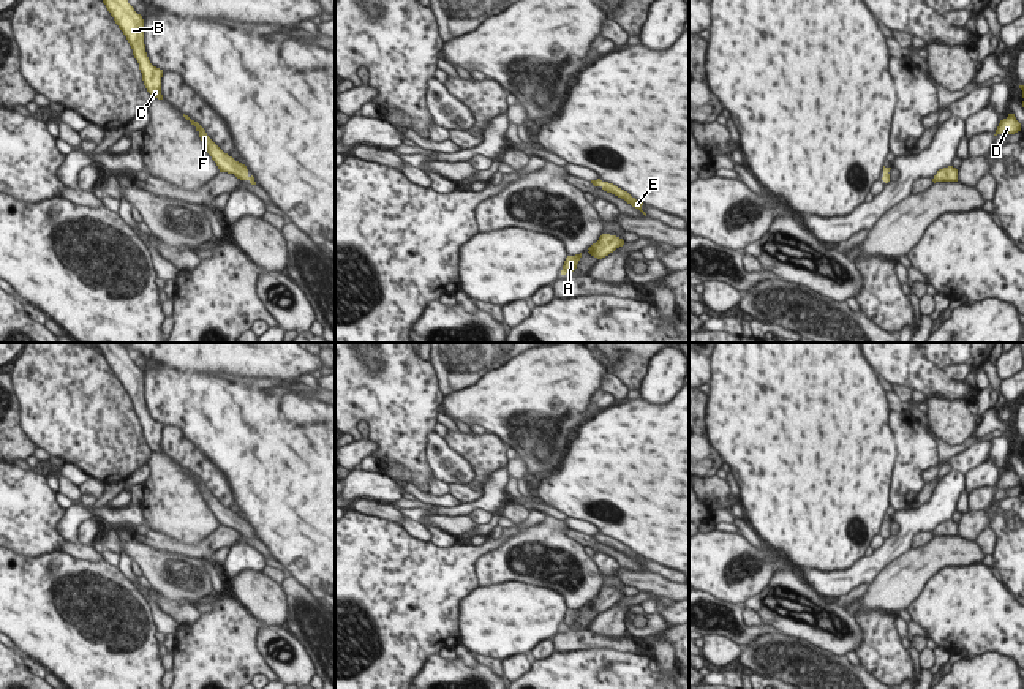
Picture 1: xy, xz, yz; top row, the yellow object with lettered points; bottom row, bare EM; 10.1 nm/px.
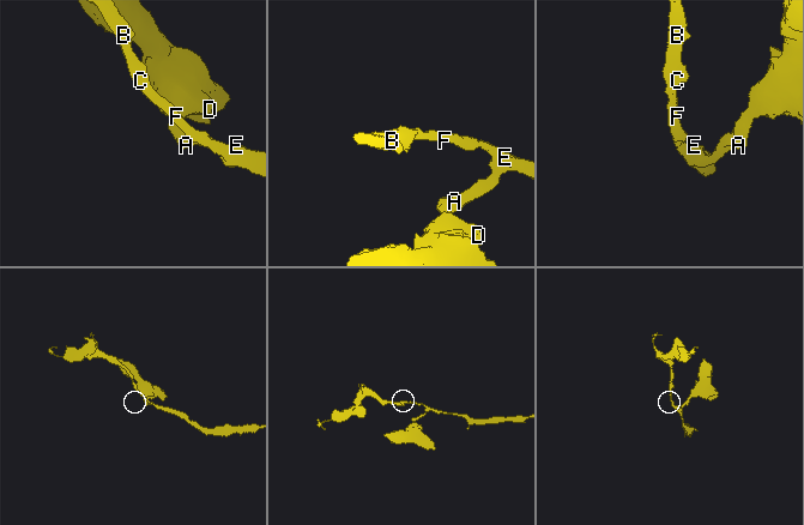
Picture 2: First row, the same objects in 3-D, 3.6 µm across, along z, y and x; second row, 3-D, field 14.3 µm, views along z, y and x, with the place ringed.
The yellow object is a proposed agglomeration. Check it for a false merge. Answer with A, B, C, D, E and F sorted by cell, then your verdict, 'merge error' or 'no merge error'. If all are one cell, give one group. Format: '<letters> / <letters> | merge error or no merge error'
A B C D E F | no merge error

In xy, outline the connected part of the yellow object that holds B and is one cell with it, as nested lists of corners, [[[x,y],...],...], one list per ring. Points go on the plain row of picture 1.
[[[90,343],[101,349],[103,357],[114,371],[119,382],[126,390],[133,409],[139,417],[142,435],[152,452],[163,454],[161,431],[163,424],[153,420],[147,411],[144,398],[144,373],[128,357],[128,351],[120,343]]]

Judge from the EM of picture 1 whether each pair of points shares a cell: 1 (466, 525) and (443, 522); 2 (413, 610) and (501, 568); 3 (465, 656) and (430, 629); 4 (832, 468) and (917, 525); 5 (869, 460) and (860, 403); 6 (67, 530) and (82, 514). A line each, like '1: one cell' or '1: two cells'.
1: one cell
2: two cells
3: two cells
4: two cells
5: one cell
6: one cell

